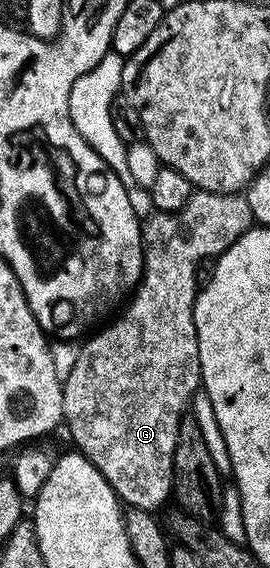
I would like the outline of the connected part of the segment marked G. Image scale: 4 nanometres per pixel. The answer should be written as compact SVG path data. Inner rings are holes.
M195 190L192 191L191 196L185 202L185 206L181 206L179 212L155 212L151 214L148 220L144 219L142 221L141 227L143 229L143 278L134 289L133 295L126 301L126 304L128 304L123 316L117 317L108 328L101 329L96 336L88 335L82 341L77 354L77 366L73 366L69 378L63 381L63 424L65 429L67 428L68 434L71 435L72 442L75 443L72 445L82 456L89 458L89 462L93 462L93 466L97 466L97 470L101 470L105 482L109 482L111 489L115 491L116 496L127 508L158 513L160 511L159 507L166 500L170 501L172 499L175 482L173 450L177 446L177 430L188 411L191 399L195 397L196 392L200 391L203 379L201 366L199 365L199 343L197 342L197 326L195 325L195 297L197 295L195 267L202 260L209 259L208 261L210 261L212 258L222 256L223 251L229 246L233 246L233 242L237 242L237 238L241 238L241 234L245 234L253 227L253 217L246 195L238 192Z

